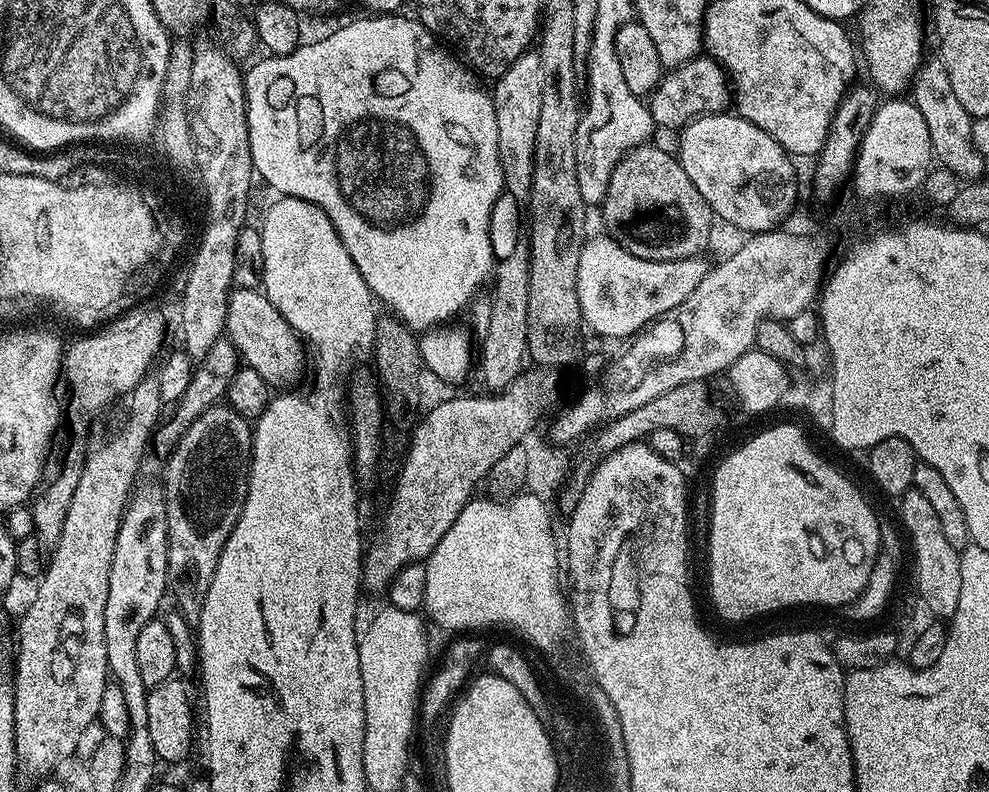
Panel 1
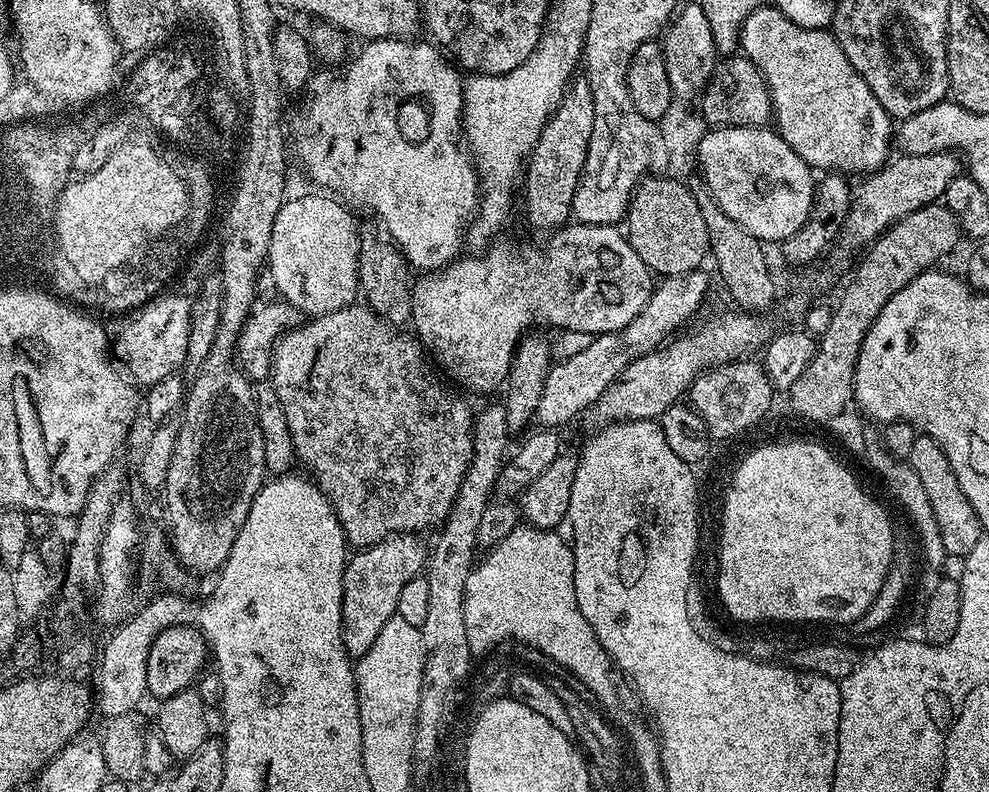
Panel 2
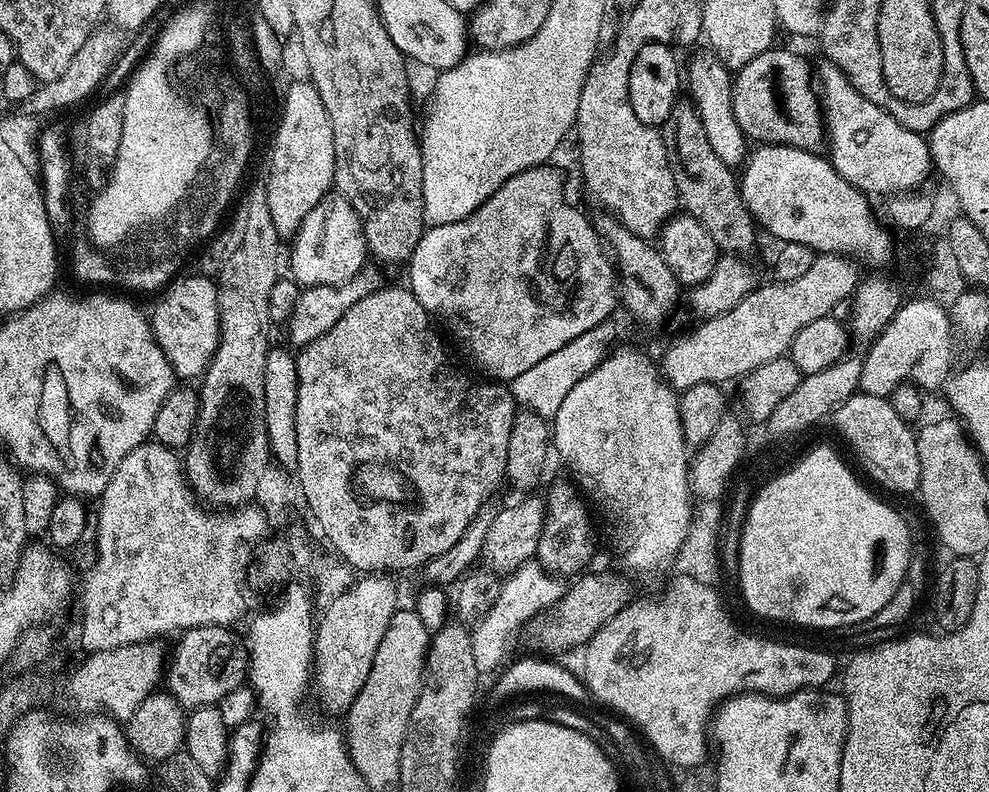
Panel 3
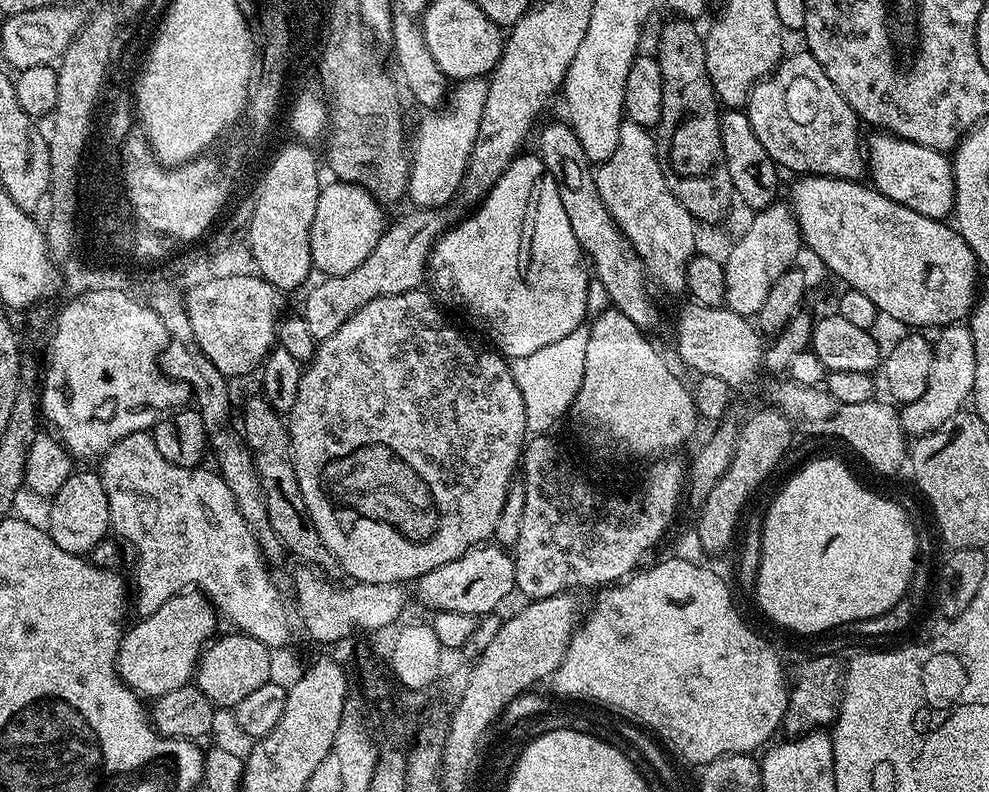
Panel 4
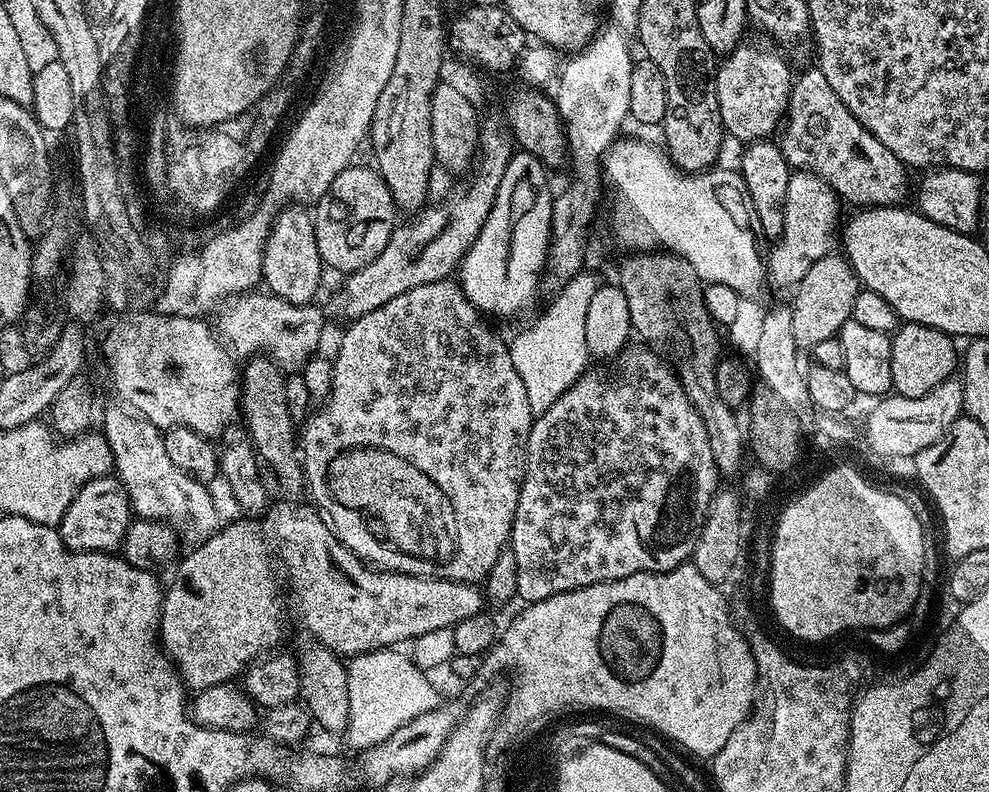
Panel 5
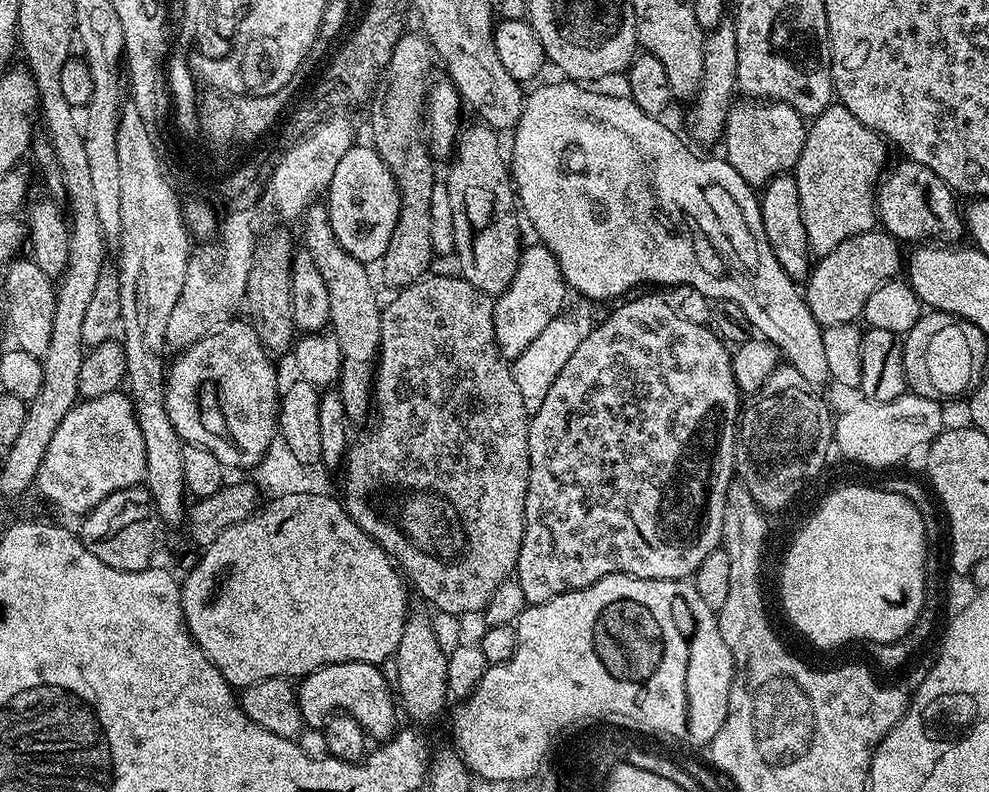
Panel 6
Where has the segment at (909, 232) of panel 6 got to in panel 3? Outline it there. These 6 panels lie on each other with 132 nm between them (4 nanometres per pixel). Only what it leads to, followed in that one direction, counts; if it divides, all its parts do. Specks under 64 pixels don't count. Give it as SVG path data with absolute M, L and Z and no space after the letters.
M767 48L758 58L746 62L732 82L734 118L749 141L760 144L789 144L816 152L825 143L824 113L814 87L814 72L800 56L784 48Z

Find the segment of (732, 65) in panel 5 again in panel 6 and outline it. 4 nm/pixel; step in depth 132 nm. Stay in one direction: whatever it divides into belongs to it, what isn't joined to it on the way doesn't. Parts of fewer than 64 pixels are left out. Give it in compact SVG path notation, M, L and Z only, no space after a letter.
M779 102L733 103L724 123L723 155L730 166L742 174L742 178L754 190L763 189L776 176L791 173L802 154L806 142L805 117L794 111L789 104Z

